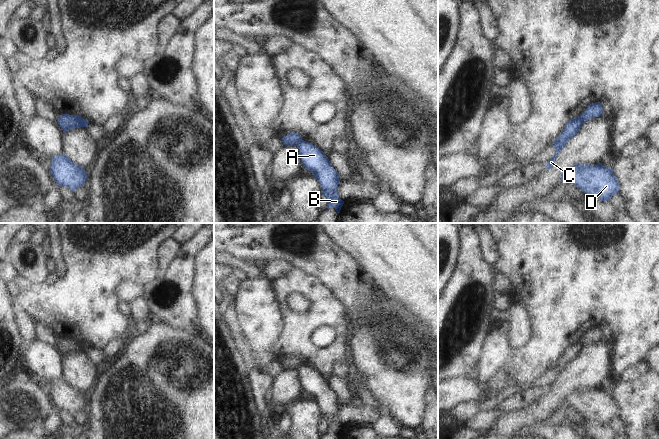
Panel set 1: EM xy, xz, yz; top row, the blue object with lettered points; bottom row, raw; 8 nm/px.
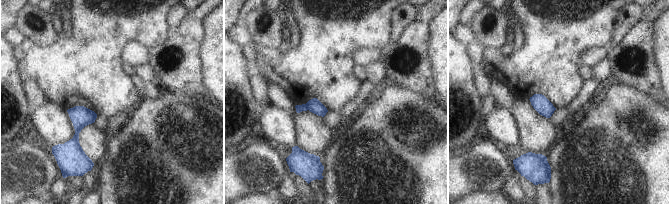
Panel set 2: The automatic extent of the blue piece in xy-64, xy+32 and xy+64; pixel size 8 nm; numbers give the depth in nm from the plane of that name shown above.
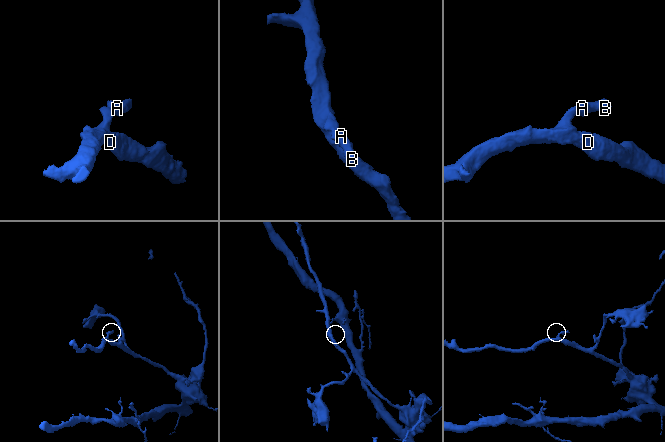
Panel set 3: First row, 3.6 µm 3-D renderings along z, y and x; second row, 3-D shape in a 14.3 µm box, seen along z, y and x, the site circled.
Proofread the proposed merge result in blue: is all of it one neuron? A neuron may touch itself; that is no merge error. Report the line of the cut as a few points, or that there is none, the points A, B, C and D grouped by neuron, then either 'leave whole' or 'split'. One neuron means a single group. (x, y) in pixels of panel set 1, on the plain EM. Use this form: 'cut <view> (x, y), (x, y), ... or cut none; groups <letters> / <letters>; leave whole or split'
cut xy (74, 339), (86, 350); groups A B / C D; split

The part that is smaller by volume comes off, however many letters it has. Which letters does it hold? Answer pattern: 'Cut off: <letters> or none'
Cut off: A, B.

